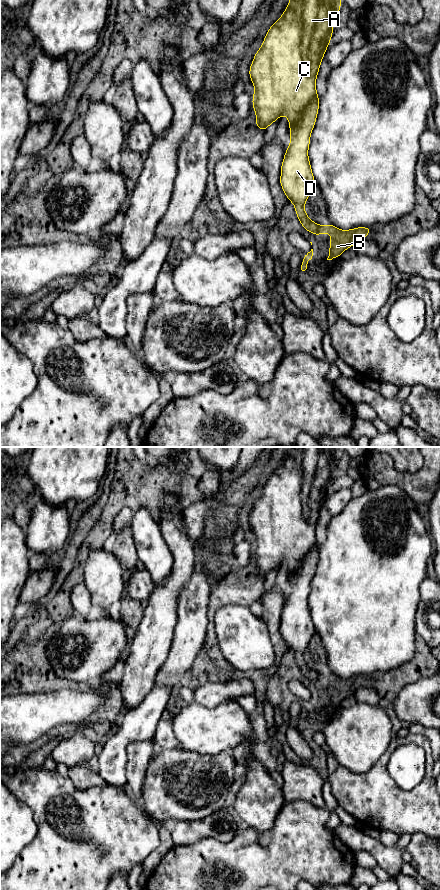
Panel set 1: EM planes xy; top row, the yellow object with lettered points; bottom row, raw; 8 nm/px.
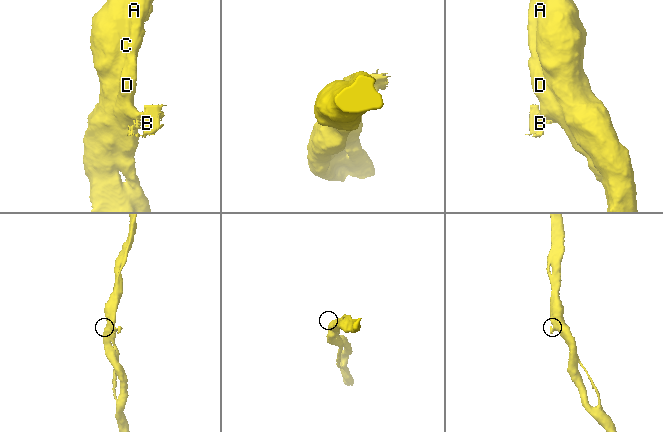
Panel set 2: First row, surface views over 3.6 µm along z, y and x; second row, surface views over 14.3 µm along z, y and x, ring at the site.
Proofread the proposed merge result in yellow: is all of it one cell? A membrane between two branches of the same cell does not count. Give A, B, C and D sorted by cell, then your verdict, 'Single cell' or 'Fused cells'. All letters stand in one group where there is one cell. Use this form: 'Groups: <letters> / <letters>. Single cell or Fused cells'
Groups: A C D / B. Fused cells

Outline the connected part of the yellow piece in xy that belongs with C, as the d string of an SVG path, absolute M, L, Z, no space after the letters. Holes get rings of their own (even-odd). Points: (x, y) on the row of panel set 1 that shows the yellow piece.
M290 0L282 16L269 28L249 69L249 77L255 87L252 105L256 113L256 127L265 132L283 114L289 121L290 145L281 165L280 185L294 204L301 225L312 234L316 233L318 225L308 218L304 205L315 186L308 149L319 110L316 78L341 4L341 0ZM298 8L301 9L300 23L296 21Z

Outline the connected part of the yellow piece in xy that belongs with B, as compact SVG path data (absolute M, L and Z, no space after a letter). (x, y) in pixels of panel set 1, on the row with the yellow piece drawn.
M332 223L330 225L318 225L316 236L323 233L331 234L329 256L327 260L341 257L342 253L349 247L353 247L358 240L364 239L370 234L371 227L357 227L350 230L340 230Z

